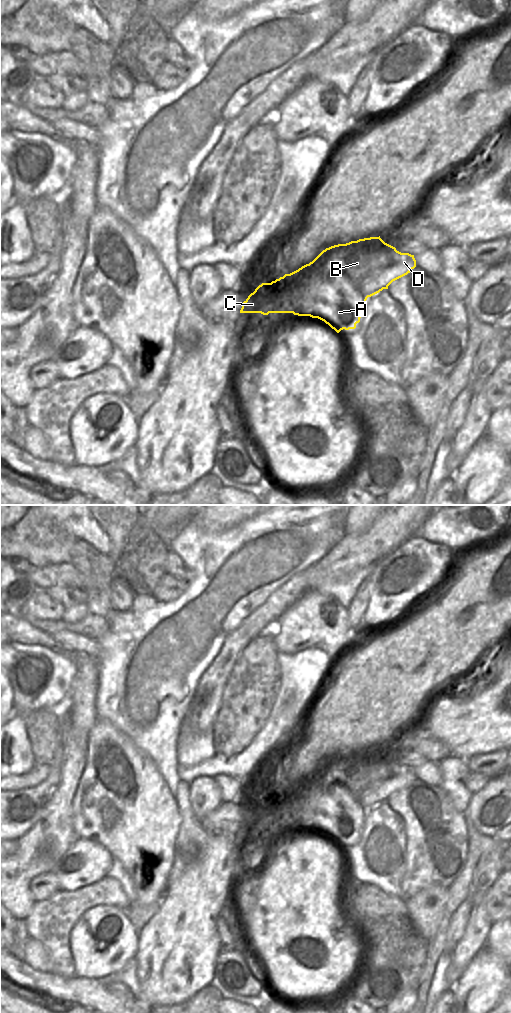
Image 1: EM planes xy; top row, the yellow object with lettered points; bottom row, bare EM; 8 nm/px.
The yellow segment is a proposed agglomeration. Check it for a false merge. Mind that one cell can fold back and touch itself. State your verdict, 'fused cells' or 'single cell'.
fused cells

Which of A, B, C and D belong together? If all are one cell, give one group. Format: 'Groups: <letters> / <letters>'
Groups: A C / B D.

